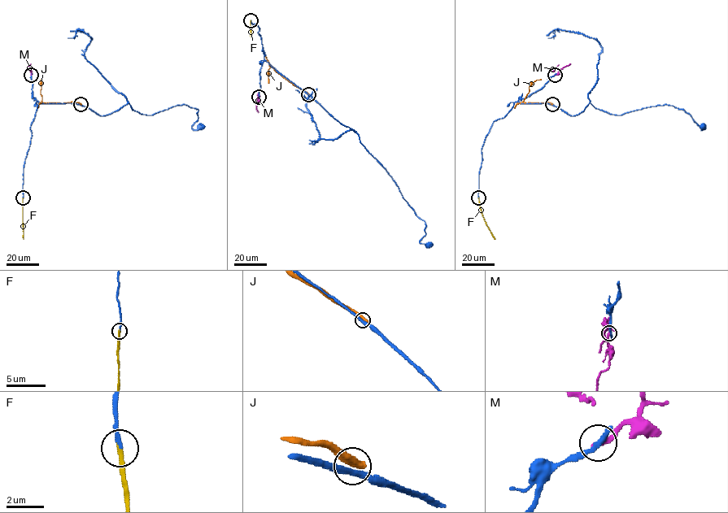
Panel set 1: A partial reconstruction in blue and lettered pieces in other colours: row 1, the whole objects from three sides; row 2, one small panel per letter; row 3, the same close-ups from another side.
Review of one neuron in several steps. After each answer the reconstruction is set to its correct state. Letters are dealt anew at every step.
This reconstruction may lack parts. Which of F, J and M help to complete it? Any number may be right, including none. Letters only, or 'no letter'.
F

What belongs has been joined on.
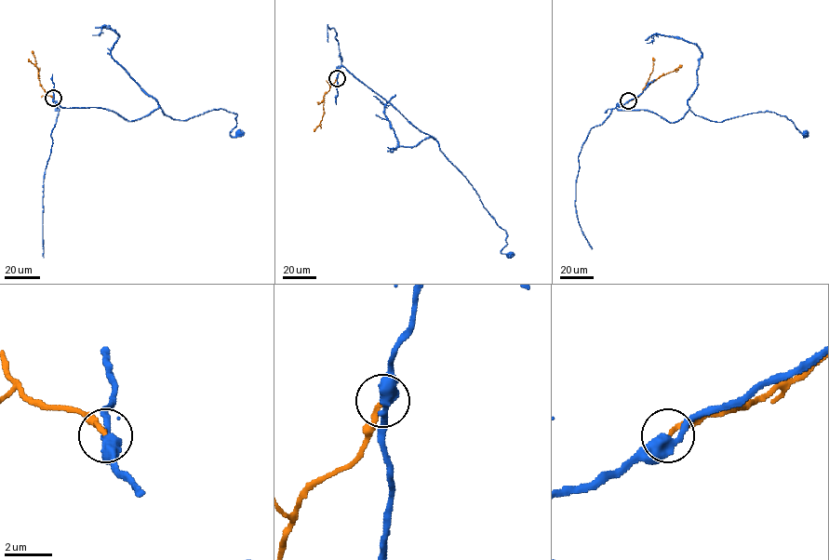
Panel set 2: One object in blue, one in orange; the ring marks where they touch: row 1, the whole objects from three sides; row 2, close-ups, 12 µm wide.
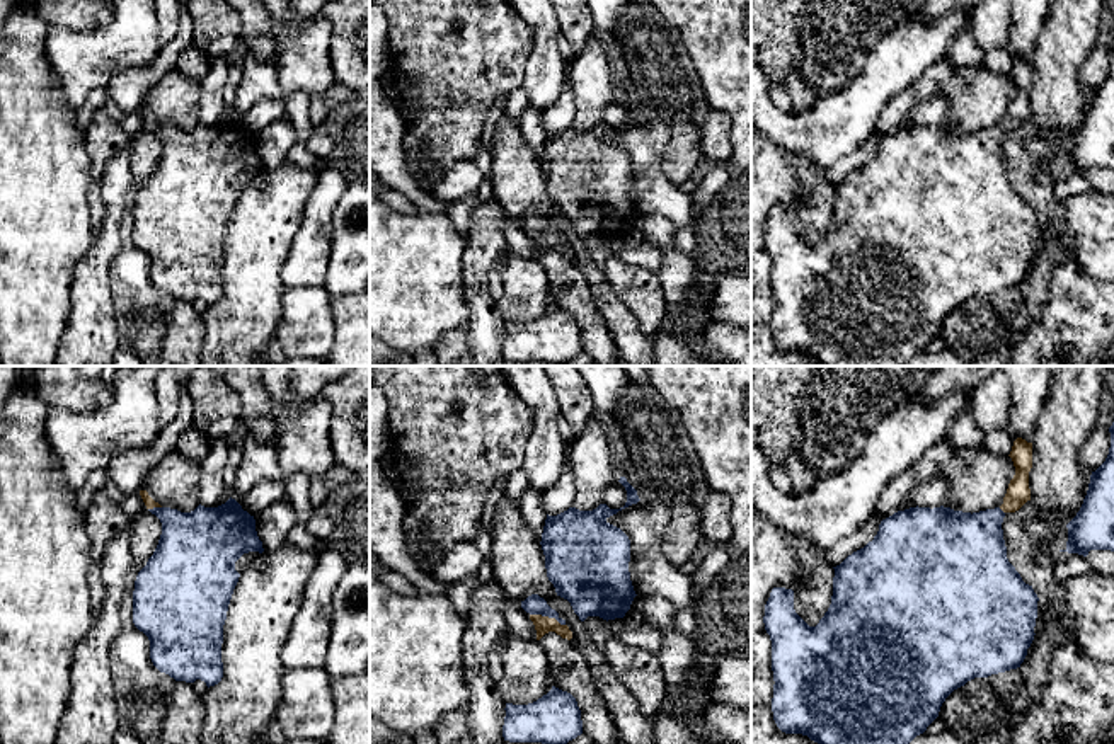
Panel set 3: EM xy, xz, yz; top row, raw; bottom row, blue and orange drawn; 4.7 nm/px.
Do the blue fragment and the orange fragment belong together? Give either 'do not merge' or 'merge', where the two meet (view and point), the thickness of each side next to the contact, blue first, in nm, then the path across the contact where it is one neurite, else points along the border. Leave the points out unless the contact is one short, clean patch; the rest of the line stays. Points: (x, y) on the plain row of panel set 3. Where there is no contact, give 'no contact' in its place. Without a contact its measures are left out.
merge | xz (547, 234) | 90/80 nm | across xz (534, 223), (547, 234), (542, 242)

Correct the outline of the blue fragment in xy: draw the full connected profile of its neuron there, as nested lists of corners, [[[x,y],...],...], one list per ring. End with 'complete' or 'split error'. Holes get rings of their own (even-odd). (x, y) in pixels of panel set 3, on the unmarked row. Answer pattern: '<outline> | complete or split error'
[[[140,109],[146,128],[162,141],[153,174],[138,191],[133,209],[133,242],[150,259],[153,284],[175,300],[201,298],[215,305],[223,296],[221,262],[228,223],[240,192],[235,180],[249,170],[262,172],[256,138],[235,117],[218,126],[198,124],[191,131],[162,126]]] | split error

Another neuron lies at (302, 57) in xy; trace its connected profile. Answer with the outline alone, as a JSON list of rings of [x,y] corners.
[[[322,12],[298,29],[273,20],[273,32],[274,61],[284,97],[295,92],[325,95],[339,89],[330,65],[330,24]]]

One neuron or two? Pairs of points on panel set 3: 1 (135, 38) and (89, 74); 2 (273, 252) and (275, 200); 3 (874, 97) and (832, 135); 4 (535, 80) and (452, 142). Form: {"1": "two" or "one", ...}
{"1": "one", "2": "one", "3": "one", "4": "two"}

